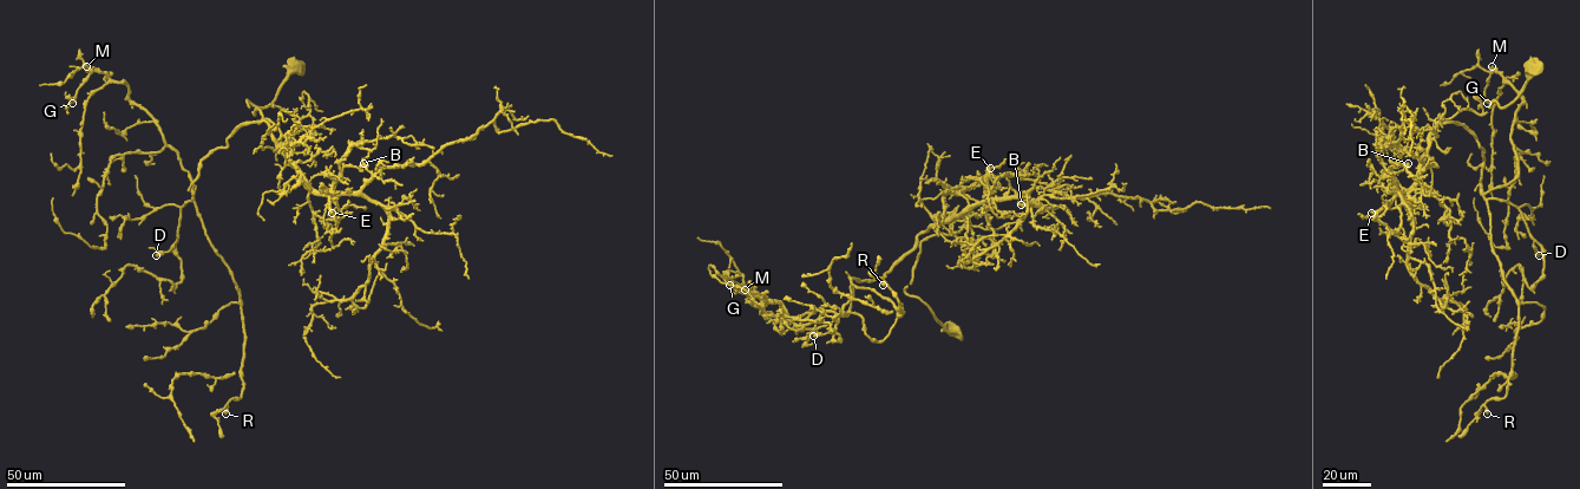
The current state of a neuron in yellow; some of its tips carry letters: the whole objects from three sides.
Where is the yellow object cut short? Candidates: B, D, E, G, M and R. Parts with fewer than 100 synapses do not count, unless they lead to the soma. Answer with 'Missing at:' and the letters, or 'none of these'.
Missing at: E

